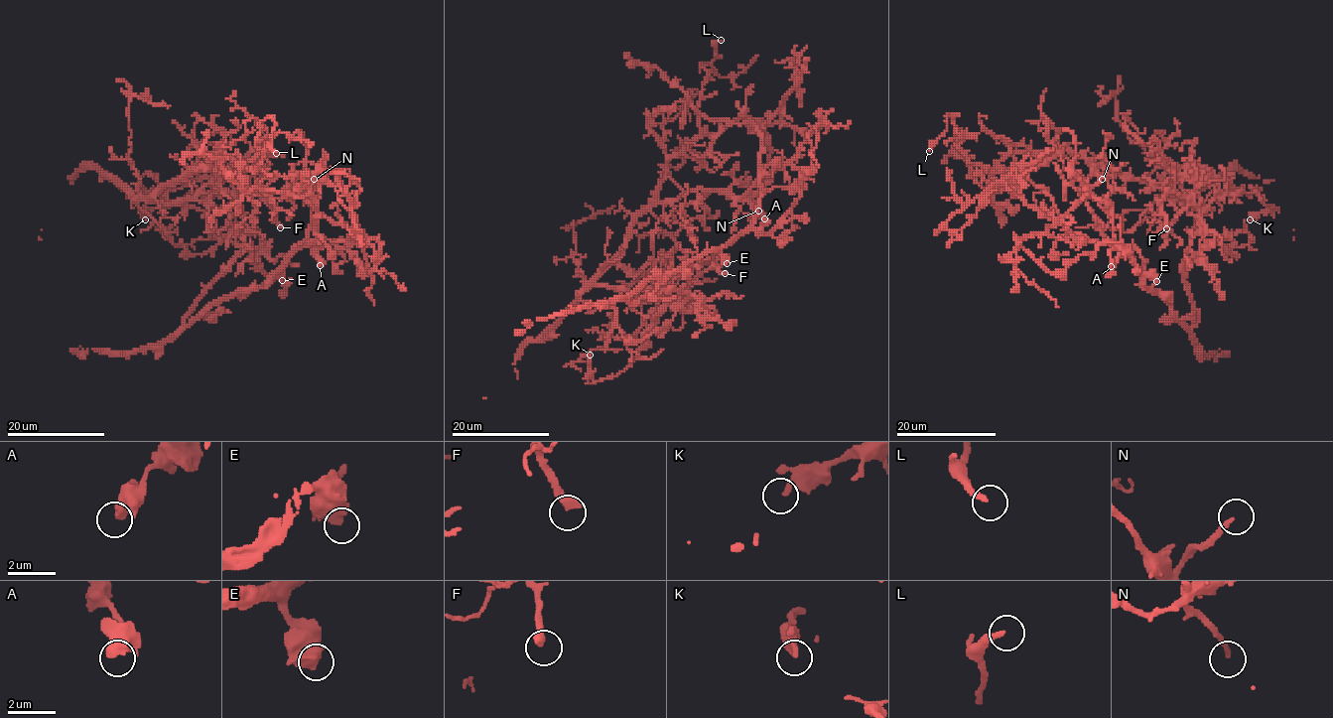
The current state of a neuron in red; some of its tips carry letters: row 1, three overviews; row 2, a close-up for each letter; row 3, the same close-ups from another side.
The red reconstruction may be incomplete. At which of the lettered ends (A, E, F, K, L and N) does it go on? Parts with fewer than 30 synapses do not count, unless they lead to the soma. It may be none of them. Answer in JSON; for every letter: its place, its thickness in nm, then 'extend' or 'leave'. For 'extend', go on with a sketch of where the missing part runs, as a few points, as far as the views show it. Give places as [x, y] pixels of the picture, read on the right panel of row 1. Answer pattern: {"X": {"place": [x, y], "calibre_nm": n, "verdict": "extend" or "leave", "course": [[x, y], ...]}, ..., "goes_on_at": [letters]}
{"A": {"place": [1111, 266], "calibre_nm": 550, "verdict": "leave"}, "E": {"place": [1156, 281], "calibre_nm": 550, "verdict": "leave"}, "F": {"place": [1166, 228], "calibre_nm": 400, "verdict": "extend", "course": [[1166, 228], [1164, 244], [1185, 265], [1198, 272], [1224, 276], [1252, 289]]}, "K": {"place": [1250, 219], "calibre_nm": 240, "verdict": "leave"}, "L": {"place": [929, 151], "calibre_nm": 220, "verdict": "extend", "course": [[929, 151], [927, 155], [939, 176], [942, 177], [946, 170]]}, "N": {"place": [1102, 179], "calibre_nm": 190, "verdict": "extend", "course": [[1102, 179], [1105, 156], [1101, 152], [1086, 156], [1092, 161]]}, "goes_on_at": ["F", "L", "N"]}

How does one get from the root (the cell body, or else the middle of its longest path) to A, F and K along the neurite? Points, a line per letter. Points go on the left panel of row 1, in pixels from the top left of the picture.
A: (199, 170), (211, 168), (232, 175), (253, 193), (301, 194), (311, 206), (308, 244), (319, 256), (320, 265)
F: (199, 170), (170, 182), (150, 199), (183, 203), (202, 193), (236, 197), (257, 193), (273, 208), (280, 227)
K: (199, 170), (150, 199), (192, 200), (219, 171), (208, 194), (145, 209), (145, 219)

